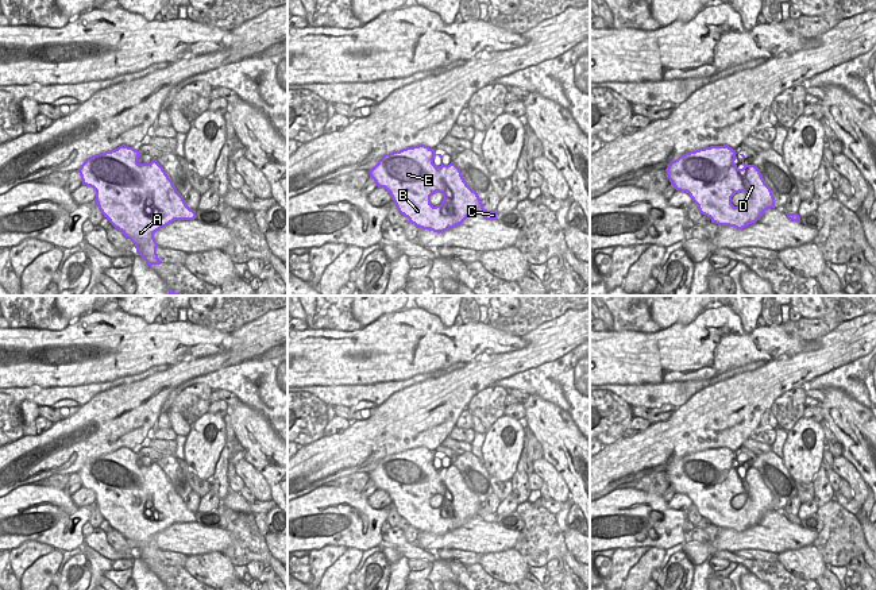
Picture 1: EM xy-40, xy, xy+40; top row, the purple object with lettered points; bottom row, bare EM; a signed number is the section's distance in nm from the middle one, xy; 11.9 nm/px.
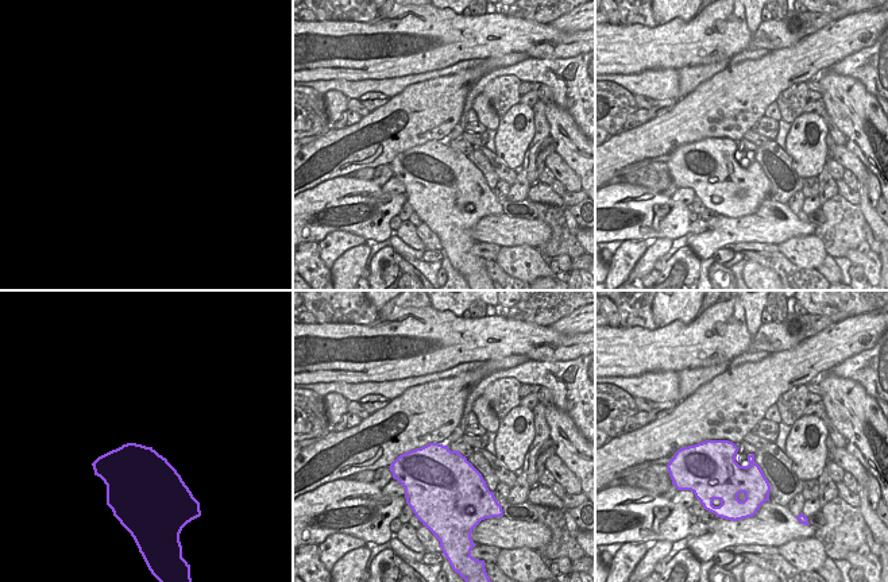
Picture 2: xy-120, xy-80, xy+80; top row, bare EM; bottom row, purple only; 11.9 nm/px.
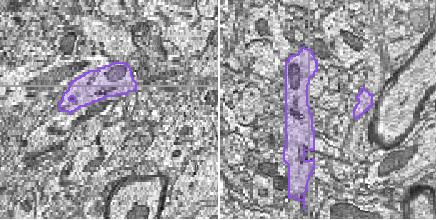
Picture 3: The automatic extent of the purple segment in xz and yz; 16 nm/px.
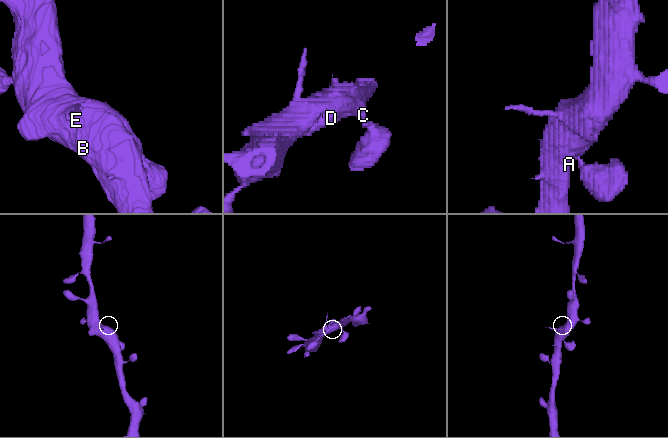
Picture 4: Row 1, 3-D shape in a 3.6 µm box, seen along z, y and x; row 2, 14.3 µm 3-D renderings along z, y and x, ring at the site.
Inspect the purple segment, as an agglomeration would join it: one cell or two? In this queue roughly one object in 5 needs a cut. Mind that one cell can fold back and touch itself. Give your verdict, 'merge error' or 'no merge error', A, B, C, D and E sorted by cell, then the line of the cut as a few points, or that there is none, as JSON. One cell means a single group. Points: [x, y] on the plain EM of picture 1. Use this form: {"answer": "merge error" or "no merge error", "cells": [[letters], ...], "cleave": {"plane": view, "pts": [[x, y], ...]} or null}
{"answer": "no merge error", "cells": [["A", "B", "C", "D", "E"]], "cleave": null}

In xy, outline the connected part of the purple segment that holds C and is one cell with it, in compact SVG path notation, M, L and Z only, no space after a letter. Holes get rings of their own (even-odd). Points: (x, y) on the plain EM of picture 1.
M425 447L385 456L368 474L378 490L385 490L398 514L418 531L444 535L479 516L486 522L497 522L495 513L483 510L478 495L464 483L460 471L436 468L435 451ZM443 497L440 508L431 506L431 498Z

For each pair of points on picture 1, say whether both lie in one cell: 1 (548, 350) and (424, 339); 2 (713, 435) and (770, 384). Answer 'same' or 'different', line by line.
1: different
2: same

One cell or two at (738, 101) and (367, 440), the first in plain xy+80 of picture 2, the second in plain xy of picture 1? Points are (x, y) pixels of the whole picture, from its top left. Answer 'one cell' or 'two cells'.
one cell

